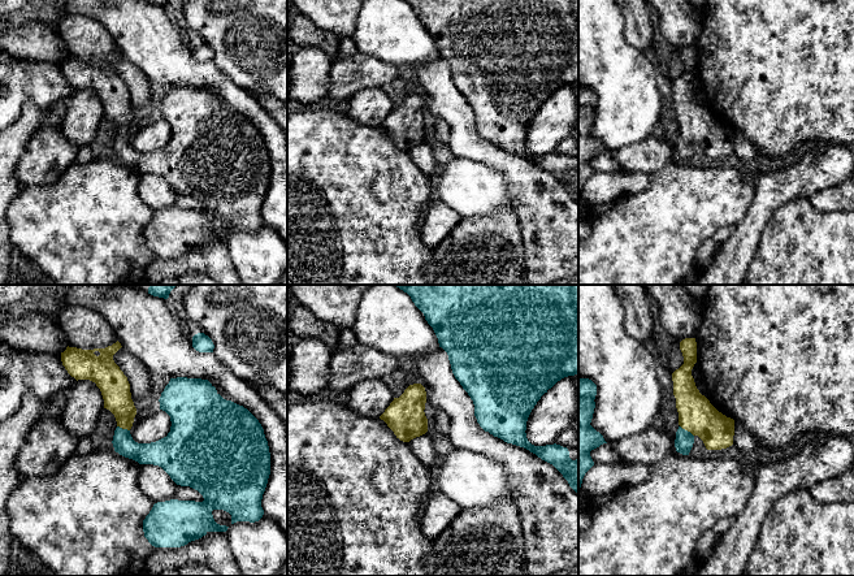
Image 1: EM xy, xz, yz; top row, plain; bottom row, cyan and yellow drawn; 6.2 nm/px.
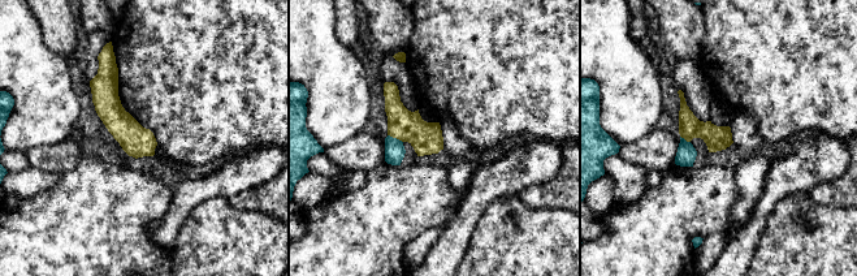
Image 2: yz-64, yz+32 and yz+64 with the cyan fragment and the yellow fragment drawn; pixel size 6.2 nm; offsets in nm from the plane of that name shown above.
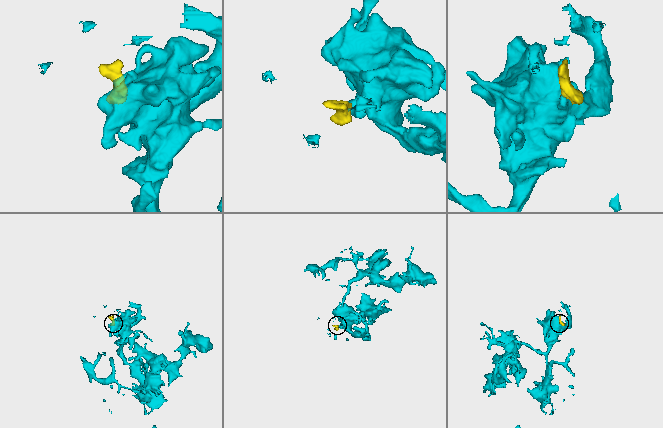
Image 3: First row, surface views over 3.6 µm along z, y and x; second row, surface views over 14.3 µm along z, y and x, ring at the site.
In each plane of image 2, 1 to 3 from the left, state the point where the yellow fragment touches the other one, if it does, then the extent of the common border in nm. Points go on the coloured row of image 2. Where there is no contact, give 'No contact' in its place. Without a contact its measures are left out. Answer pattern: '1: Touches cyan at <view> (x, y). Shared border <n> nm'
1: No contact
2: Touches cyan at yz+32 (395, 138). Shared border 110 nm
3: Touches cyan at yz+64 (684, 139). Shared border 80 nm

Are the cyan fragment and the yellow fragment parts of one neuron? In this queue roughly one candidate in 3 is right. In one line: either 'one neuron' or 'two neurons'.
one neuron

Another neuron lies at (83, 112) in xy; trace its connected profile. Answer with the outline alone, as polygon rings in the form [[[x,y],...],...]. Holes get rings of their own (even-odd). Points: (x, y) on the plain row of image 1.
[[[78,88],[65,105],[64,120],[60,125],[65,139],[78,148],[90,146],[104,117],[100,98],[90,88]]]

